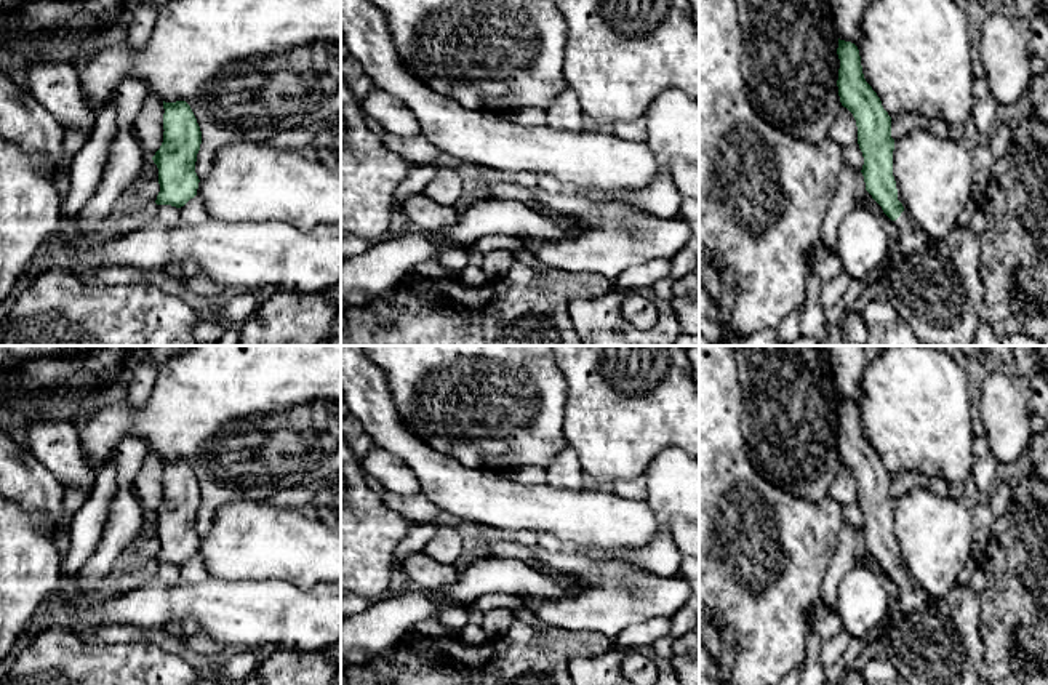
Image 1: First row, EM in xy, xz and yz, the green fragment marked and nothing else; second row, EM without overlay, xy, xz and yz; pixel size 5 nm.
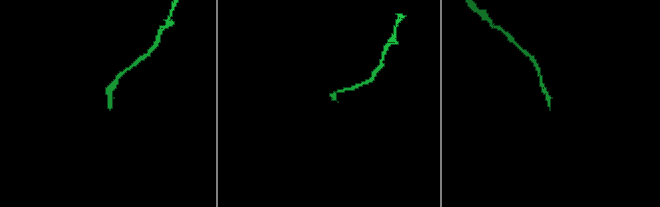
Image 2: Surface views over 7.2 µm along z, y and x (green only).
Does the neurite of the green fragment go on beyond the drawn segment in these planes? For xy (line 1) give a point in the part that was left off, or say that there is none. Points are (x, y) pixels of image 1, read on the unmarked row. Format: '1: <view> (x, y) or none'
1: none

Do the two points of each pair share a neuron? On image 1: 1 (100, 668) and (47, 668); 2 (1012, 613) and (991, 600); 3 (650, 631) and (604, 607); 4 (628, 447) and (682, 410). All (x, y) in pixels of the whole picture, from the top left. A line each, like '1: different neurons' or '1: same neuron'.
1: same neuron
2: same neuron
3: different neurons
4: same neuron

